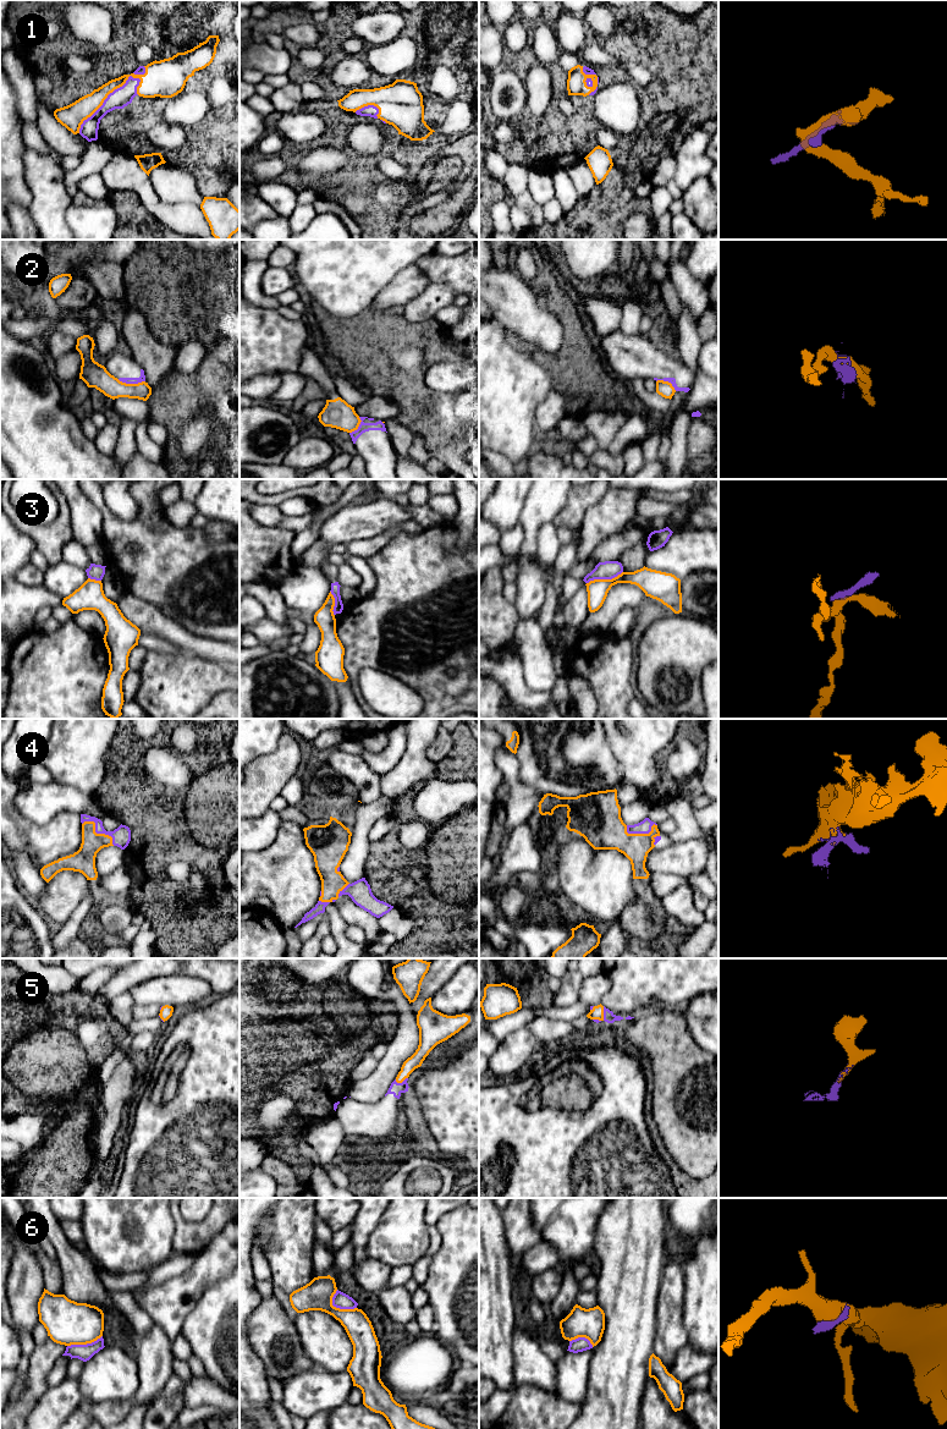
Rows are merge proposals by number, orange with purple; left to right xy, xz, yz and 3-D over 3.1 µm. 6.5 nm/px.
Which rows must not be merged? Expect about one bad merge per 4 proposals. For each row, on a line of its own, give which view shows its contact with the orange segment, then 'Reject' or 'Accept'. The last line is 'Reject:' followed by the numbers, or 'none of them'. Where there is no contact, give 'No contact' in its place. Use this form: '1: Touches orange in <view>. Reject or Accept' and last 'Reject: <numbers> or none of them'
1: Touches orange in xy. Accept
2: Touches orange in xy. Reject
3: Touches orange in yz. Reject
4: Touches orange in xy. Accept
5: Touches orange in yz. Accept
6: Touches orange in xz. Reject
Reject: 2, 3, 6

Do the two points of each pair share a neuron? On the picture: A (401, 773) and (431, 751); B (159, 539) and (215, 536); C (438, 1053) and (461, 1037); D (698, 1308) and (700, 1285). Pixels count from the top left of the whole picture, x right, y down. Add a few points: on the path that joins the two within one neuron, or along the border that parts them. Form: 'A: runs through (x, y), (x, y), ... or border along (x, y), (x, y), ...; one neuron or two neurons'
A: border along (439, 731), (425, 751), (425, 756), (434, 763); two neurons
B: border along (202, 528), (210, 540), (226, 540); two neurons
C: runs through (444, 1050), (455, 1043); one neuron
D: runs through (700, 1302), (700, 1291); one neuron

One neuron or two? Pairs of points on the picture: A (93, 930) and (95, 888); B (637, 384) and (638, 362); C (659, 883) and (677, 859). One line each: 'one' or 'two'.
A: one
B: two
C: two

